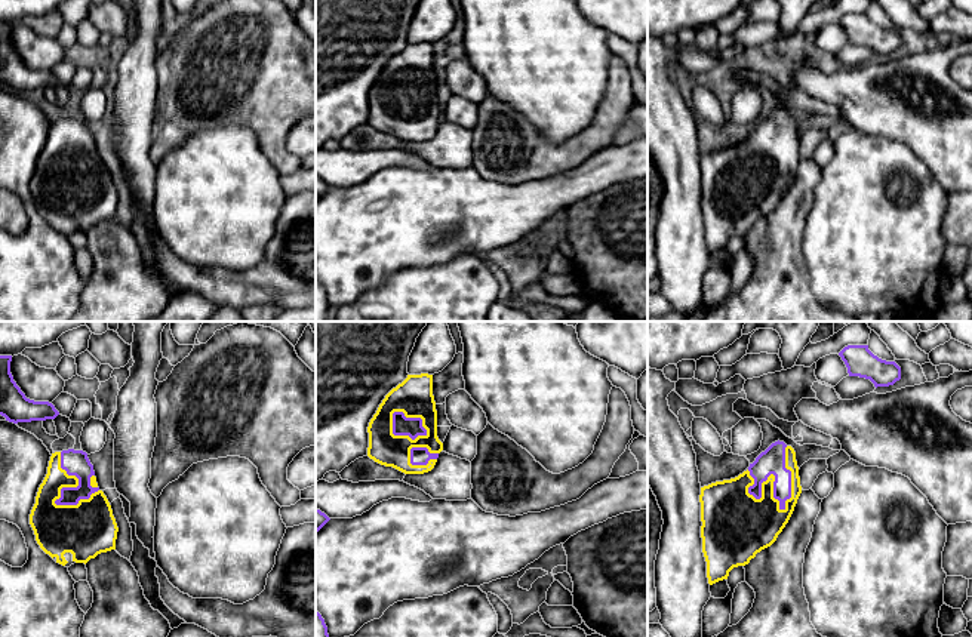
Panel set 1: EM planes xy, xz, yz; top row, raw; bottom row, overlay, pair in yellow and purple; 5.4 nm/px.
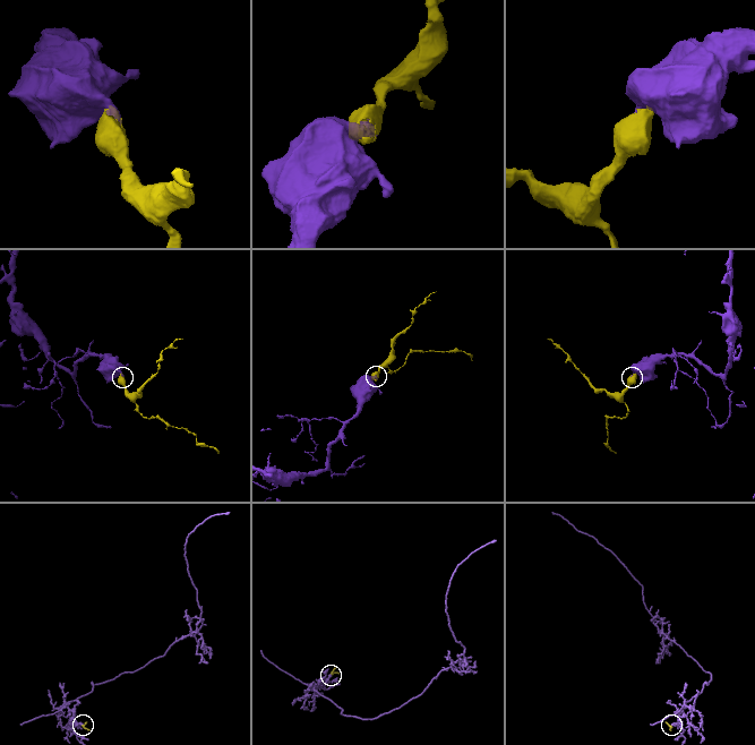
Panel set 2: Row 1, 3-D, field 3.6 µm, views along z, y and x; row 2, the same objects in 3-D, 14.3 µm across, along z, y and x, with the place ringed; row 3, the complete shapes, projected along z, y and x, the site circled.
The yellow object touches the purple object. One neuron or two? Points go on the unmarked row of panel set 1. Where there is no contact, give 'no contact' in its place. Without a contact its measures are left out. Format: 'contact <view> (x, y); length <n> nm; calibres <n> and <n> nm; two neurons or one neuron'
contact yz (791, 147); length 360 nm; calibres 180 and 140 nm; one neuron

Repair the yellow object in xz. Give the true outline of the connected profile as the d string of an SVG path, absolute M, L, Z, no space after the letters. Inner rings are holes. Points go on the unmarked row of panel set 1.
M407 43L393 56L369 90L367 124L405 142L434 136L443 111L437 105L433 43Z

